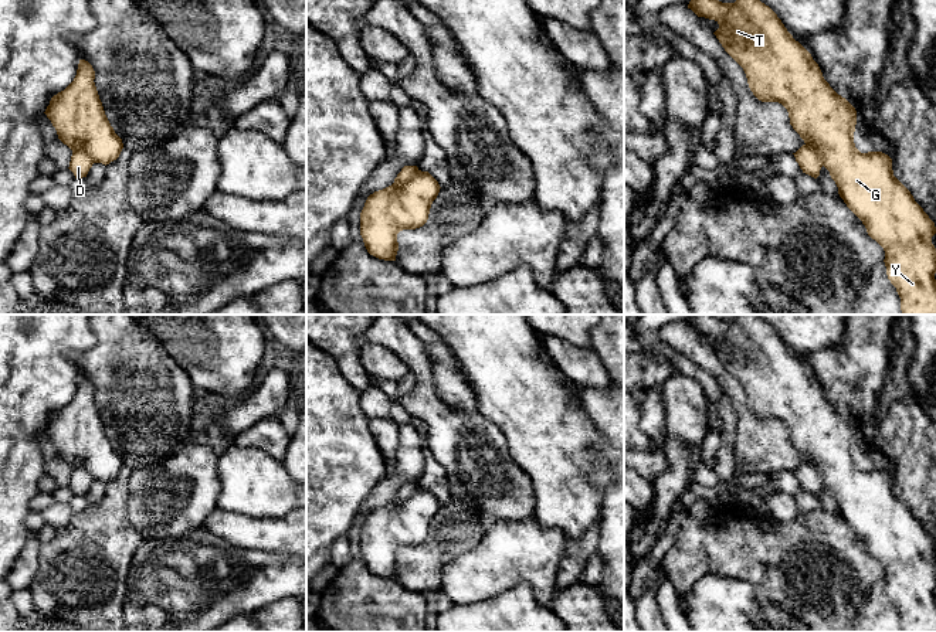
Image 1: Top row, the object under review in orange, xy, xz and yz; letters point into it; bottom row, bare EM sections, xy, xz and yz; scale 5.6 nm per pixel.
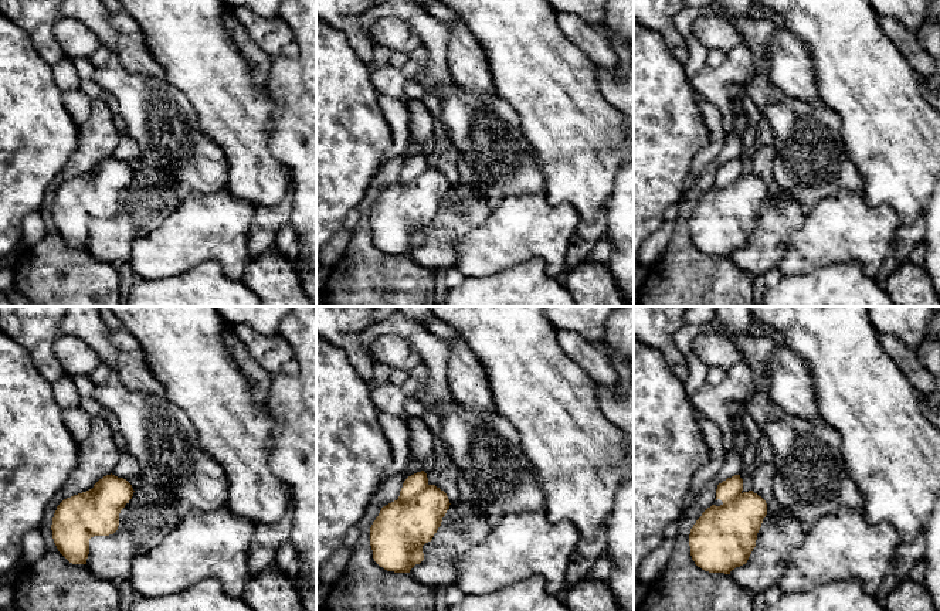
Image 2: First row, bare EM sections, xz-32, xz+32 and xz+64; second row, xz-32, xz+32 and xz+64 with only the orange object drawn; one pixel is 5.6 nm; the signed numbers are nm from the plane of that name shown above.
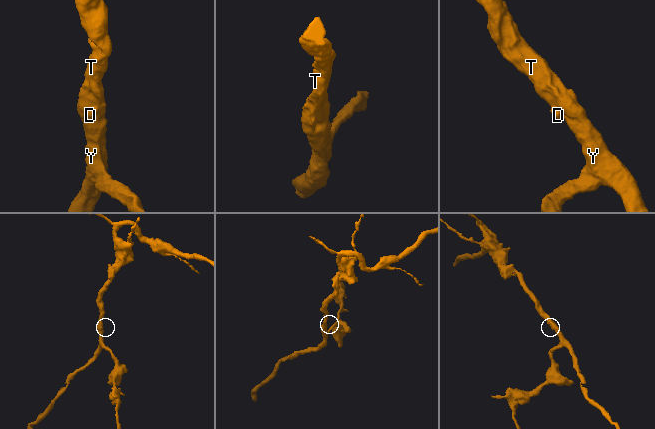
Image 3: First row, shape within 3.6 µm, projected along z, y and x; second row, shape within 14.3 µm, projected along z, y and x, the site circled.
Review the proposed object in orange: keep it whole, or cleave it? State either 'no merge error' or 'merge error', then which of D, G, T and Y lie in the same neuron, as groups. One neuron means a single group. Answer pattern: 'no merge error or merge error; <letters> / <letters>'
merge error; D / G T Y

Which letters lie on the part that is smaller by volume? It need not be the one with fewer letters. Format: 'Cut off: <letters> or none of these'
Cut off: D

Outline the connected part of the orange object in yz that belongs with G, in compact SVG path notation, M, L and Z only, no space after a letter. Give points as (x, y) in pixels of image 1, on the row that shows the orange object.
M691 0L688 9L698 17L719 24L713 34L743 68L753 95L762 102L779 102L787 109L790 125L830 171L840 197L862 221L868 235L884 248L886 275L901 298L902 315L936 315L936 248L932 244L935 222L893 176L888 154L861 153L855 147L855 108L830 86L811 54L760 0Z

